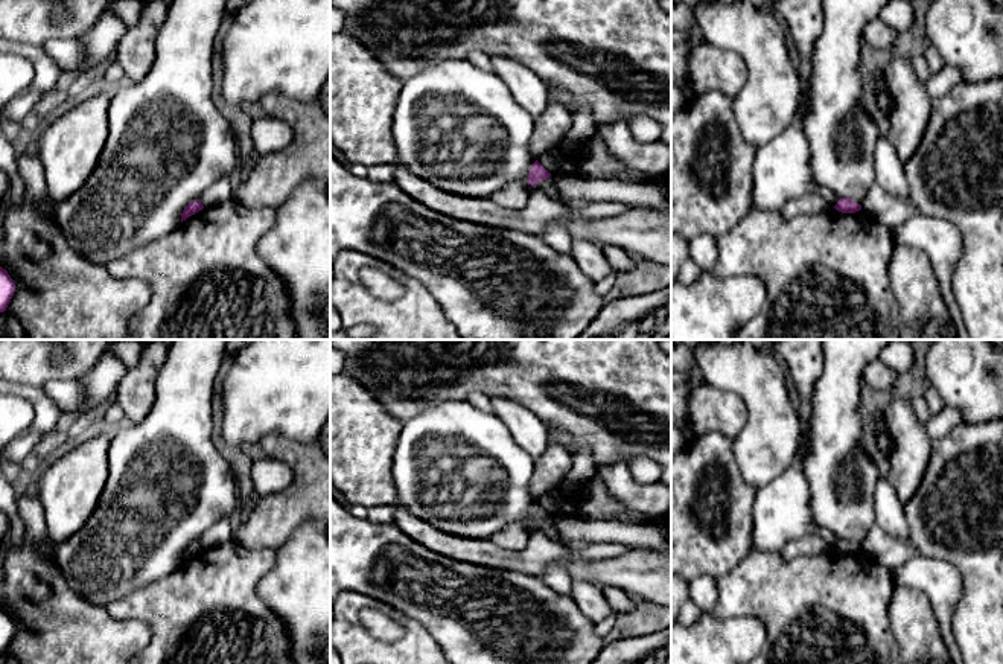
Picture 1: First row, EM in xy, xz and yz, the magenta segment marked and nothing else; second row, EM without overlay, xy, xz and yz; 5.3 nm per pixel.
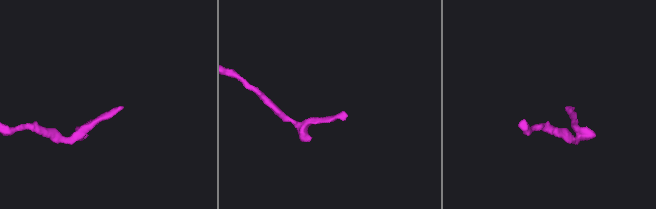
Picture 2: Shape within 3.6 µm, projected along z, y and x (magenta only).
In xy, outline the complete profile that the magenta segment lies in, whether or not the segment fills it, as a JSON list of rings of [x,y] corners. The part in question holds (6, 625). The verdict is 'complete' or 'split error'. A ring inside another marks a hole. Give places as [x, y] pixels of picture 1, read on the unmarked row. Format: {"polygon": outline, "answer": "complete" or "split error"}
{"polygon": [[[0,608],[0,653],[5,653],[15,632],[15,624],[6,611]]], "answer": "complete"}

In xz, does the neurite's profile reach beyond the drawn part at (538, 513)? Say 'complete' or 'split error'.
complete

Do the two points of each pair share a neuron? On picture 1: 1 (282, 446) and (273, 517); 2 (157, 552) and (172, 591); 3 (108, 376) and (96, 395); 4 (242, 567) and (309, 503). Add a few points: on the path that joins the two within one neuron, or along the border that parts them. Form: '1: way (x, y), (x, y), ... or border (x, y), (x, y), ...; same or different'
1: way (299, 463), (300, 489), (289, 500); same
2: border (181, 564), (134, 591); different
3: way (104, 381), (96, 390); same
4: border (232, 538), (251, 549), (274, 549); different

